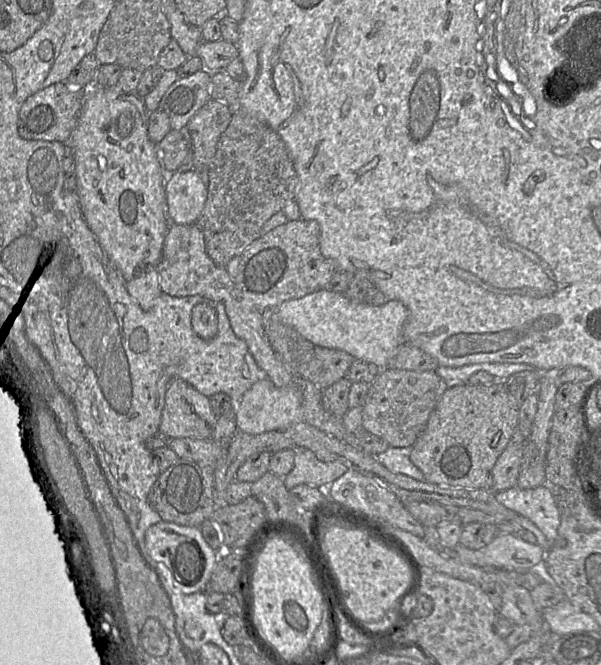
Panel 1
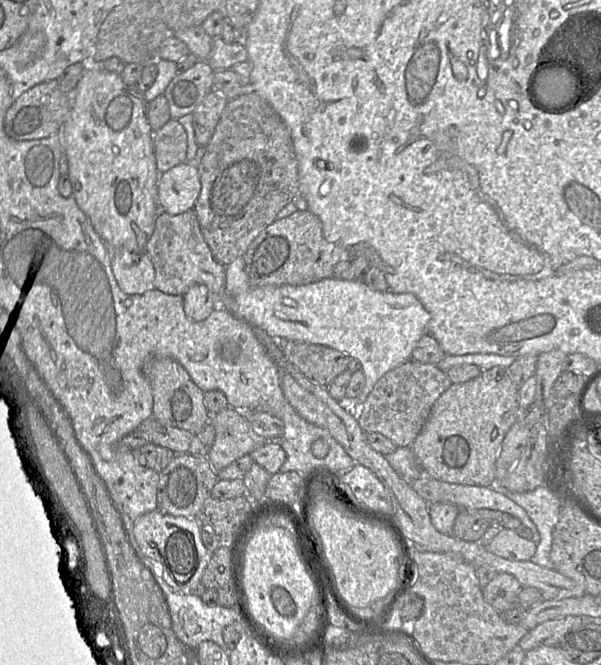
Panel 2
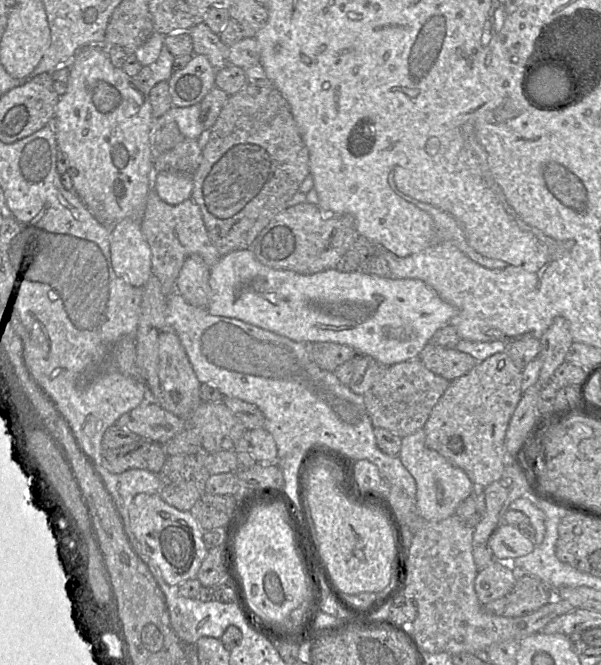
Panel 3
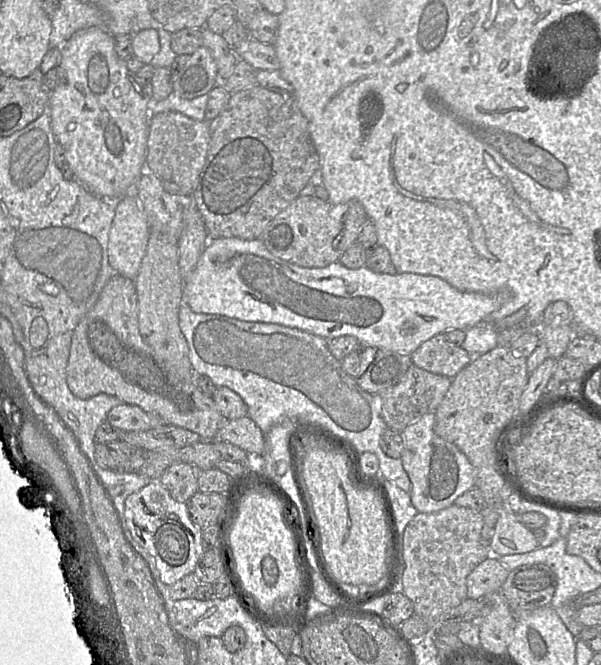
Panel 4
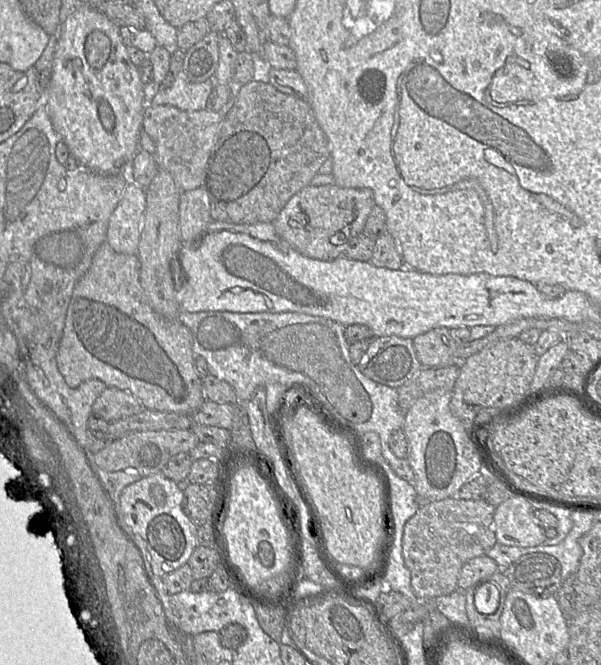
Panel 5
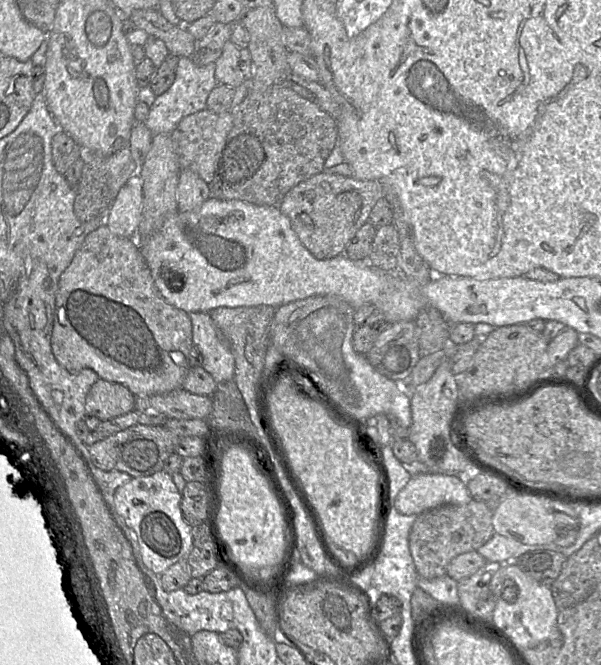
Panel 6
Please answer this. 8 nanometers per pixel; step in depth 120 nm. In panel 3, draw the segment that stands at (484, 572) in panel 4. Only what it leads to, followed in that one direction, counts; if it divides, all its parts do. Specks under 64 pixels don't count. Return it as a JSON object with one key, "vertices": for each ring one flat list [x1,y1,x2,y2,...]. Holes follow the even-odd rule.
{"vertices":[[492,561,478,571,474,588,481,604,486,604,509,594,515,586,516,574,509,566]]}

